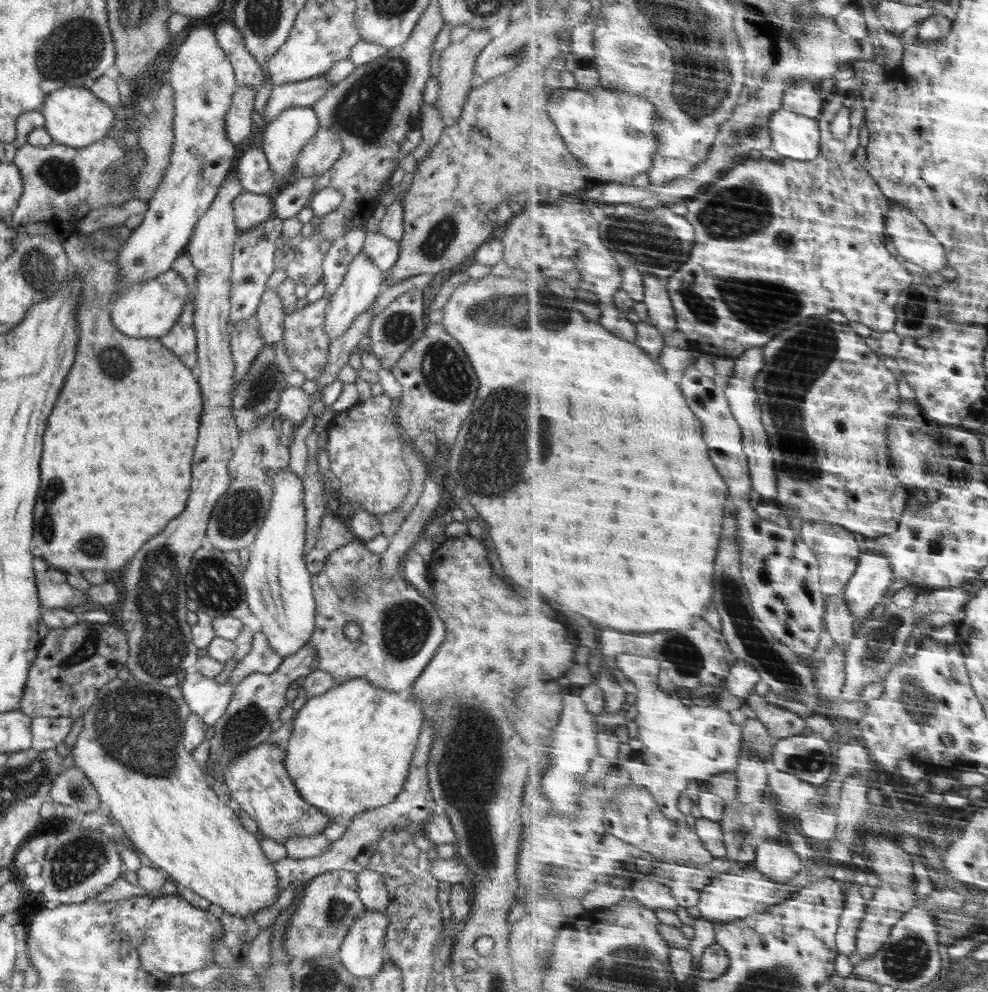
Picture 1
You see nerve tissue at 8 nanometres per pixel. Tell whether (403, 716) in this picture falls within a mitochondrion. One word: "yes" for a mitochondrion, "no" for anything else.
no

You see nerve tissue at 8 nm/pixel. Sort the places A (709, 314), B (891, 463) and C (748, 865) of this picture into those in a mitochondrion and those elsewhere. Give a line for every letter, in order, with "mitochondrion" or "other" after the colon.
A: mitochondrion
B: other
C: other

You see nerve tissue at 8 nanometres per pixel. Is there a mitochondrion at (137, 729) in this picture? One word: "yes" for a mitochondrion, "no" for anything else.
yes

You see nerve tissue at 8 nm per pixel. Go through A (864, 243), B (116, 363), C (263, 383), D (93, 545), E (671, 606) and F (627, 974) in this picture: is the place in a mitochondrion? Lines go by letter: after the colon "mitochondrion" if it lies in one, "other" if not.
A: other
B: mitochondrion
C: mitochondrion
D: mitochondrion
E: other
F: mitochondrion

